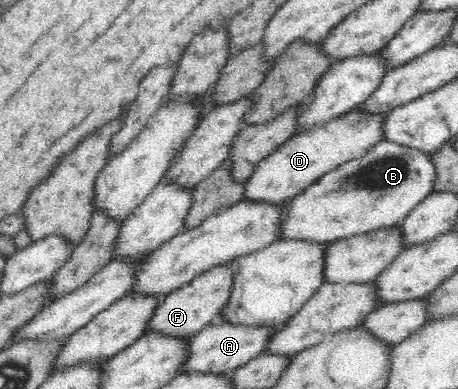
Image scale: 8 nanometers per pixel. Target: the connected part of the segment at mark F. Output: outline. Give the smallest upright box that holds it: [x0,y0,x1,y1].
[143,265,234,338]

